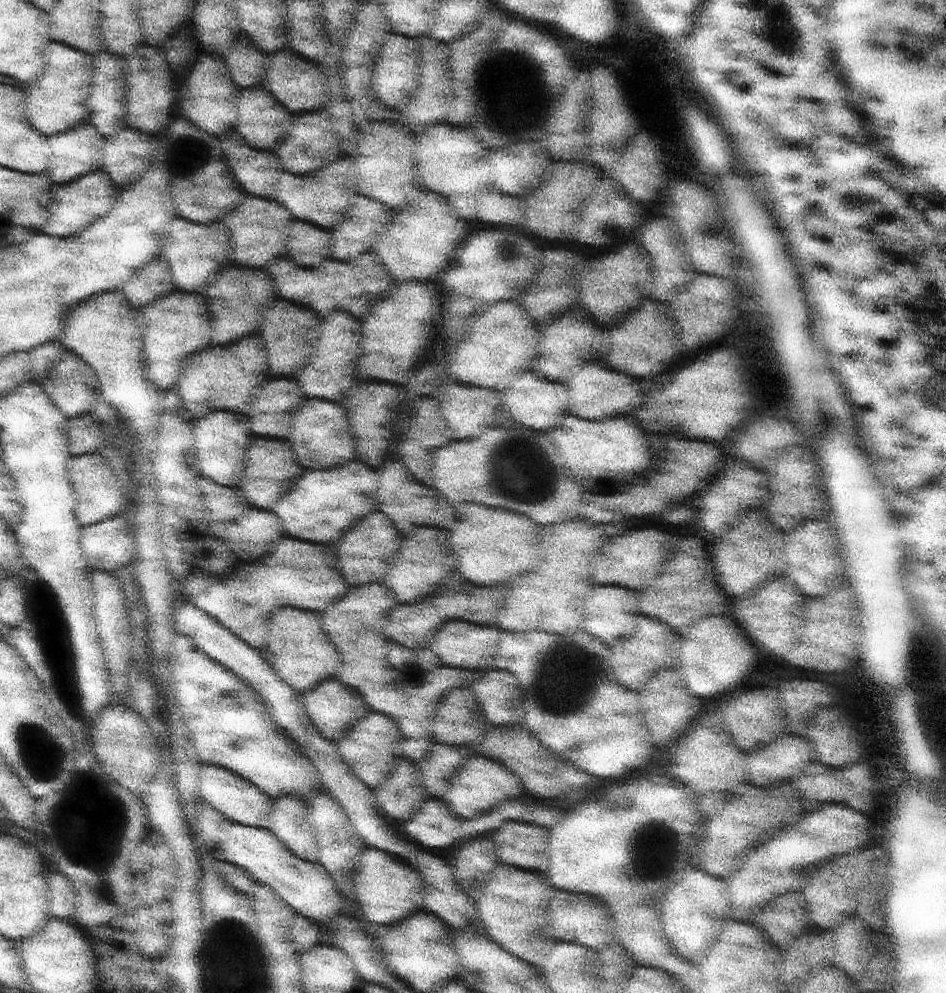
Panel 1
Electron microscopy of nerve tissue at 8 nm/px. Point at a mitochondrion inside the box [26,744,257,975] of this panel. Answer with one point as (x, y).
(98, 794)

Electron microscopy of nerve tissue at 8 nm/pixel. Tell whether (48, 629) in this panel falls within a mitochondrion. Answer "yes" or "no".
yes

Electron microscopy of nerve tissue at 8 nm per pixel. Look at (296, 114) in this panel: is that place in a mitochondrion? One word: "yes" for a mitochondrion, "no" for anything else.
no

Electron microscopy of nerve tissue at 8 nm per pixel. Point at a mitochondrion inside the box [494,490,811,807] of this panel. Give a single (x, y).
(559, 672)

